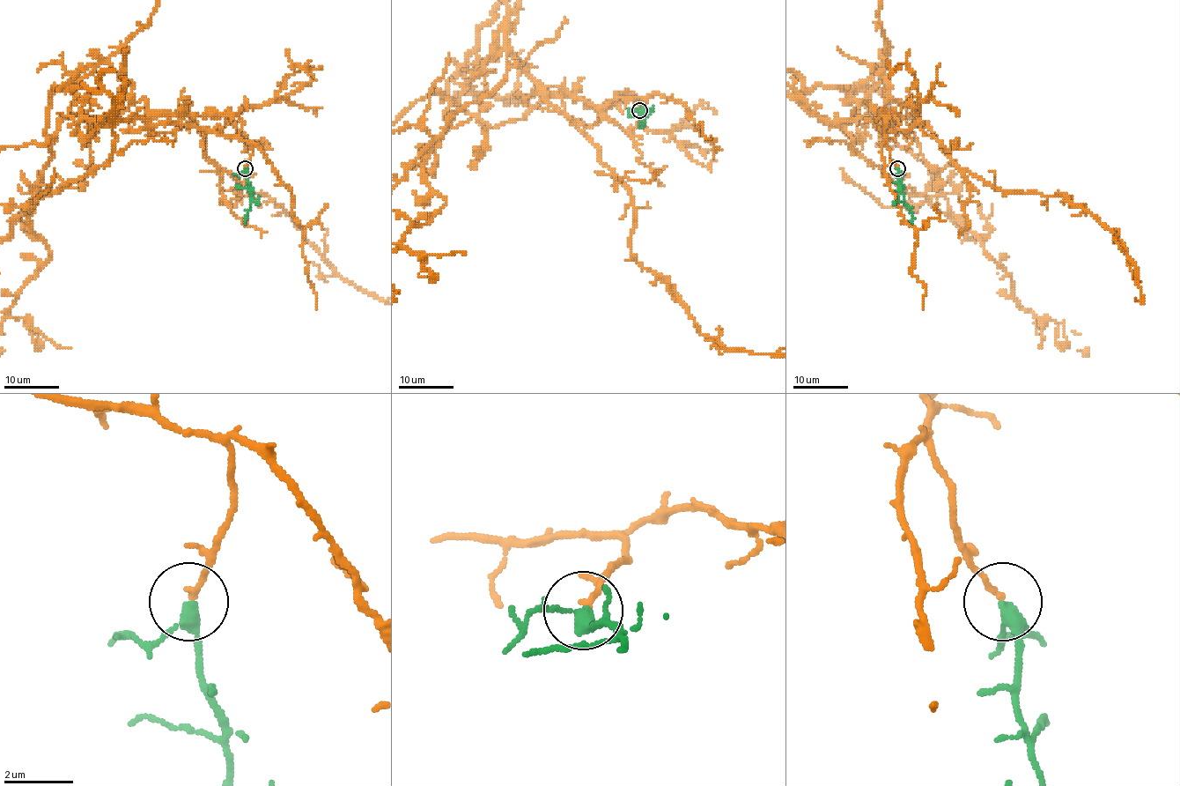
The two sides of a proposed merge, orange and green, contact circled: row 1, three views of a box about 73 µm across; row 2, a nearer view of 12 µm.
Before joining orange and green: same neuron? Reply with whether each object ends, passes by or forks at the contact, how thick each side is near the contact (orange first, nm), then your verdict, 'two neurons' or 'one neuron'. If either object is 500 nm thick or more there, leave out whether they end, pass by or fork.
orange ends; green passes by; calibres 160 and 320 nm; one neuron

